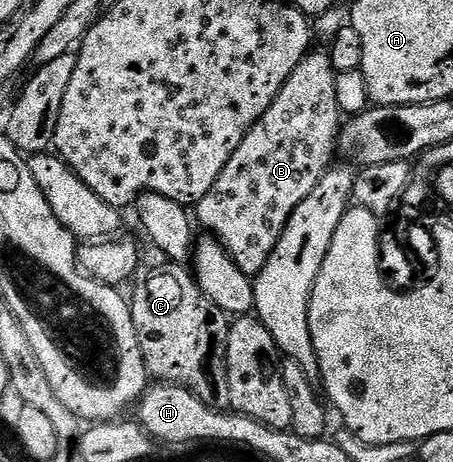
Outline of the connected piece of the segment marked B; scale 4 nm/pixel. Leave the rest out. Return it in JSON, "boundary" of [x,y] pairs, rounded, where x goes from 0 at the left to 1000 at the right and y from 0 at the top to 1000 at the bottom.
{"boundary":[[[691,108],[673,119],[671,128],[658,141],[658,149],[649,149],[649,158],[640,158],[640,167],[631,175],[631,184],[623,184],[623,193],[614,201],[614,210],[605,210],[605,219],[596,227],[596,236],[587,245],[578,245],[578,253],[552,279],[552,288],[543,288],[543,297],[534,305],[534,314],[525,314],[525,323],[517,323],[517,340],[508,340],[508,348],[499,348],[499,366],[490,366],[490,374],[481,374],[481,392],[472,392],[472,409],[464,409],[464,418],[455,418],[455,426],[446,426],[446,435],[430,442],[428,474],[435,485],[442,483],[453,491],[457,506],[494,535],[494,543],[512,561],[514,580],[523,589],[530,587],[547,600],[561,600],[578,582],[578,574],[587,574],[587,565],[596,565],[596,556],[605,548],[605,530],[614,530],[614,522],[623,513],[623,504],[631,496],[631,487],[640,478],[640,465],[649,461],[649,452],[658,452],[658,444],[667,444],[667,435],[675,435],[675,426],[684,426],[684,418],[693,418],[693,400],[702,400],[702,392],[711,392],[711,383],[735,359],[737,346],[746,335],[746,303],[751,299],[751,279],[755,273],[755,251],[746,236],[746,208],[737,195],[737,175],[742,173],[742,152],[733,147],[731,123],[713,108]]]}

